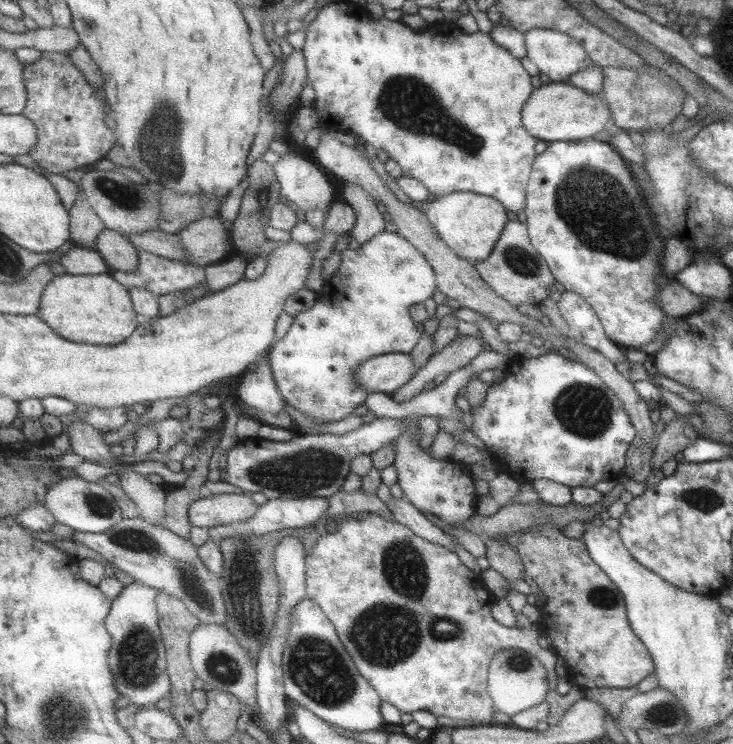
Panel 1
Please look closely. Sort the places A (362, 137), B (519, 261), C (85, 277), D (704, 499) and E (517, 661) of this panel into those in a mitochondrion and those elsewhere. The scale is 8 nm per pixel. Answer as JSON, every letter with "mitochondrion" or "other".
{"A":"other","B":"mitochondrion","C":"other","D":"mitochondrion","E":"mitochondrion"}

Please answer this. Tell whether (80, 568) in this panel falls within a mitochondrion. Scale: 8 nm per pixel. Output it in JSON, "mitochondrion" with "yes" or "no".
{"mitochondrion":"no"}

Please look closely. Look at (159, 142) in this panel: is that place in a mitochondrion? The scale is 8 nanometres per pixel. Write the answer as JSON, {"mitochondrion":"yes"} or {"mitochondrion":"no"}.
{"mitochondrion":"yes"}

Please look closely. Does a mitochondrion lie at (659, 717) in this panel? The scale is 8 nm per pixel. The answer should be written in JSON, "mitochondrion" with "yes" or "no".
{"mitochondrion":"yes"}

